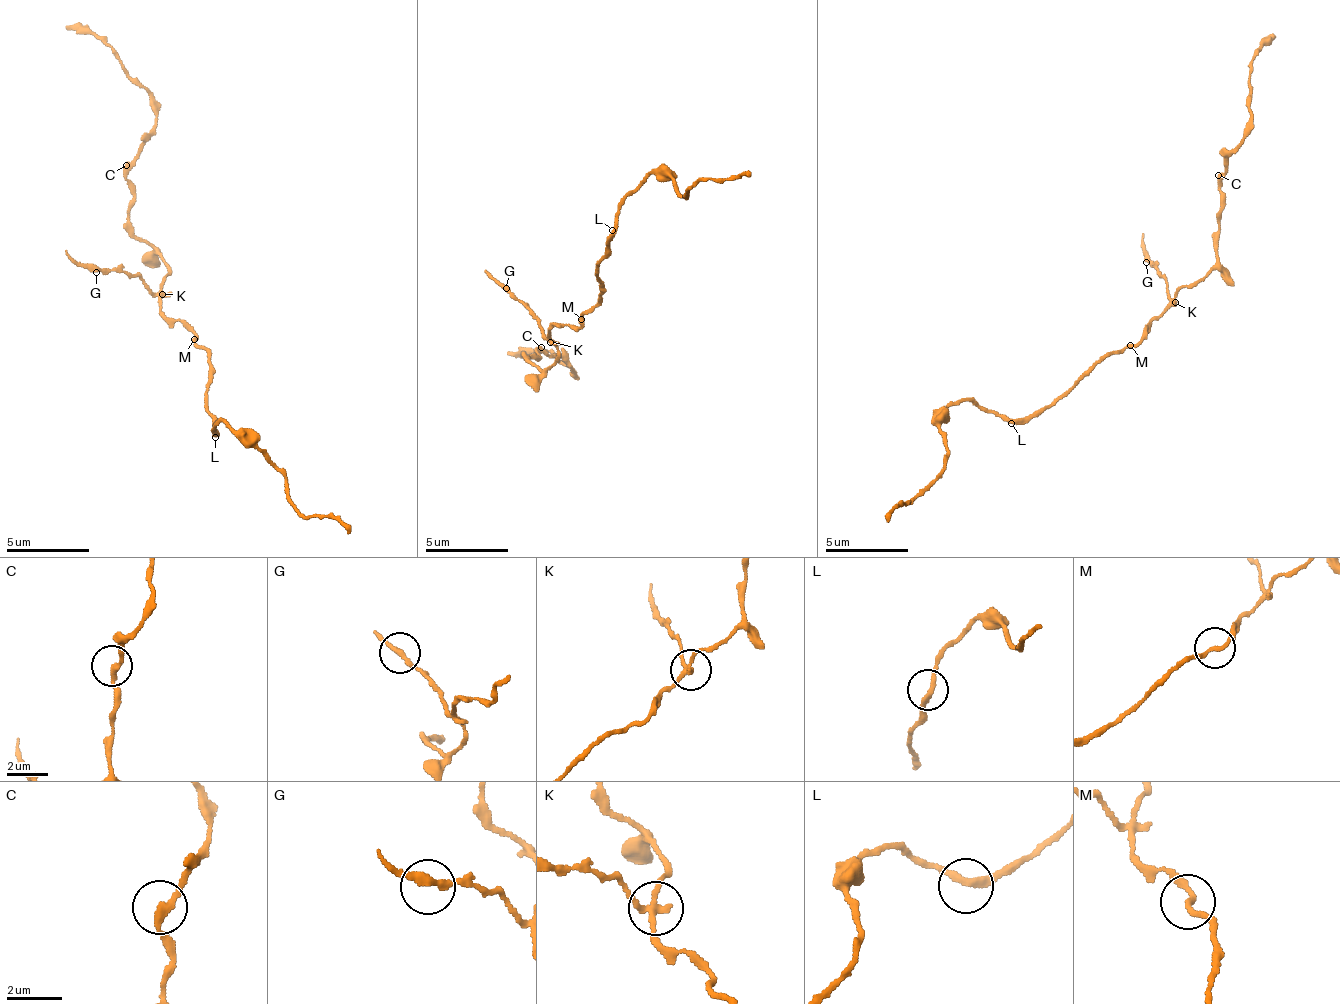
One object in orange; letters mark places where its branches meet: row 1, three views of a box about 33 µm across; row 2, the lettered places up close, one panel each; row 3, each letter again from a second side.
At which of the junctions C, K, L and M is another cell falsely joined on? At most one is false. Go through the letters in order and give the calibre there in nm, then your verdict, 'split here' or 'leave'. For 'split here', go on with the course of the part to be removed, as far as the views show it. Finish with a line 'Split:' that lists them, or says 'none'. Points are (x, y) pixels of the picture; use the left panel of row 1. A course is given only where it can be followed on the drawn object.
C: calibre 240 nm; leave
K: calibre 200 nm; split here; course (160, 295), (122, 270), (88, 268), (65, 249)
L: calibre 240 nm; leave
M: calibre 200 nm; leave
Split: K

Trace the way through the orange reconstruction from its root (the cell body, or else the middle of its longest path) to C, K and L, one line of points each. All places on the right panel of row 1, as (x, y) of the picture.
C: (1143, 337), (1150, 321), (1181, 288), (1192, 289), (1214, 266), (1219, 250), (1217, 212), (1221, 208), (1218, 175)
K: (1143, 337), (1147, 327), (1174, 303)
L: (1143, 337), (1099, 361), (1047, 406), (1011, 423)

